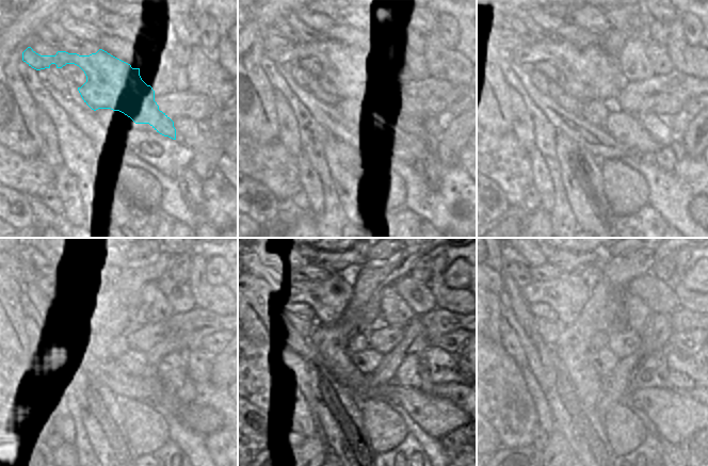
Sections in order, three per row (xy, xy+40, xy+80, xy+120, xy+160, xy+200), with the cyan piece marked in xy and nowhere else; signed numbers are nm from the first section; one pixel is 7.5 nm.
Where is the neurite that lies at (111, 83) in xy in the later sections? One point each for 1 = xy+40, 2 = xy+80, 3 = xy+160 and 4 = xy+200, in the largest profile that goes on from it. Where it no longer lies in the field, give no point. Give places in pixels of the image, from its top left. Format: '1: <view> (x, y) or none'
1: xy+40 (353, 74)
2: xy+80 (589, 74)
3: xy+160 (330, 298)
4: xy+200 (567, 295)

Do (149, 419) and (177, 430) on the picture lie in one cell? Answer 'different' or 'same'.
different

